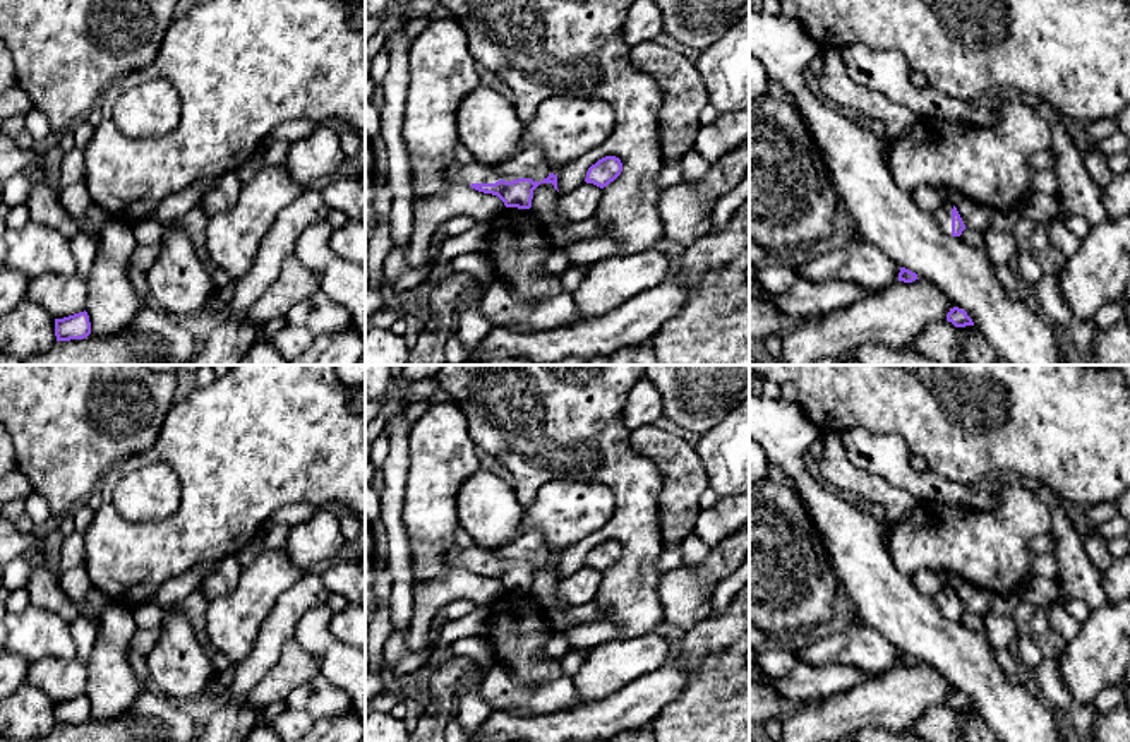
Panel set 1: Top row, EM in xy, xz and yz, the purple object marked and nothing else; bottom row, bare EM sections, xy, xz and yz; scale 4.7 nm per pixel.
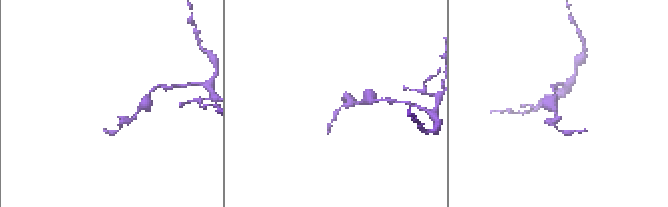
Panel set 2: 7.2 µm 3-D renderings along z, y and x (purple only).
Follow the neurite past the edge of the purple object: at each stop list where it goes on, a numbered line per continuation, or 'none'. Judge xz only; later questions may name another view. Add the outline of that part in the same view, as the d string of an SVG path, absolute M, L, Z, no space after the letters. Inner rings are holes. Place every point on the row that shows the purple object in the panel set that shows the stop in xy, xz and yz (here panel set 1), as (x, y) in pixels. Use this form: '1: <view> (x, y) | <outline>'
1: xz (470, 173) | M453 163L448 168L446 173L449 183L496 183L499 182L499 175L496 173L494 168L478 165L478 163L470 163L470 165L460 165L460 163Z

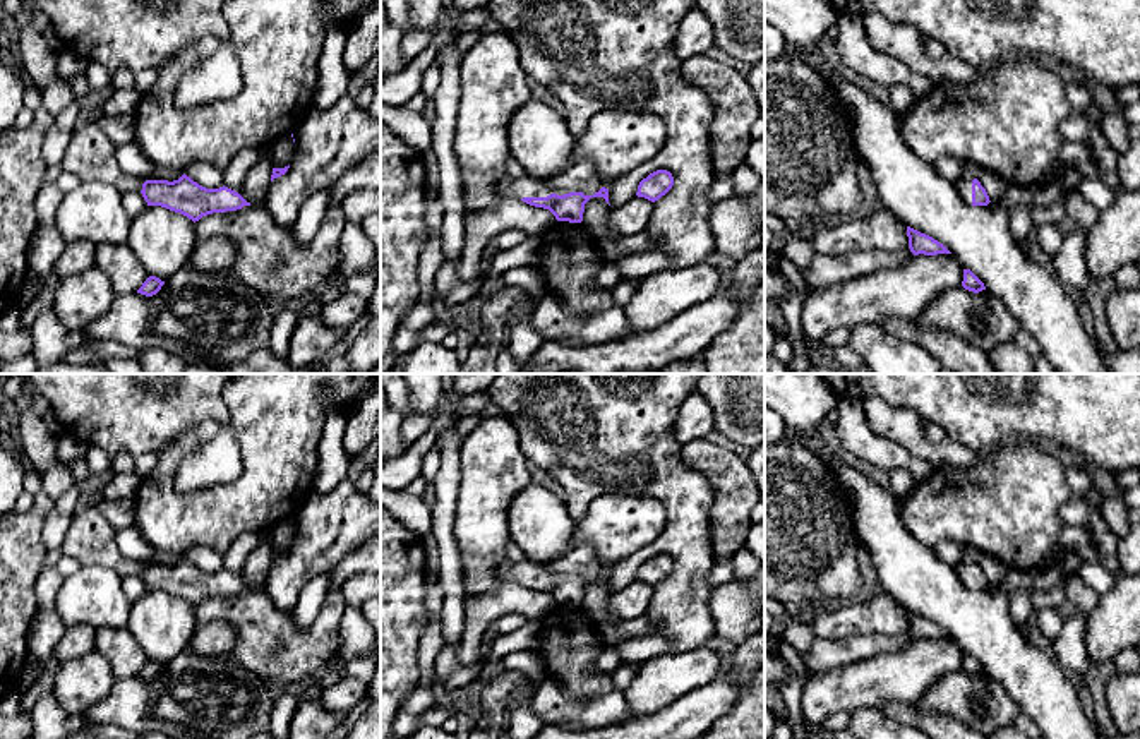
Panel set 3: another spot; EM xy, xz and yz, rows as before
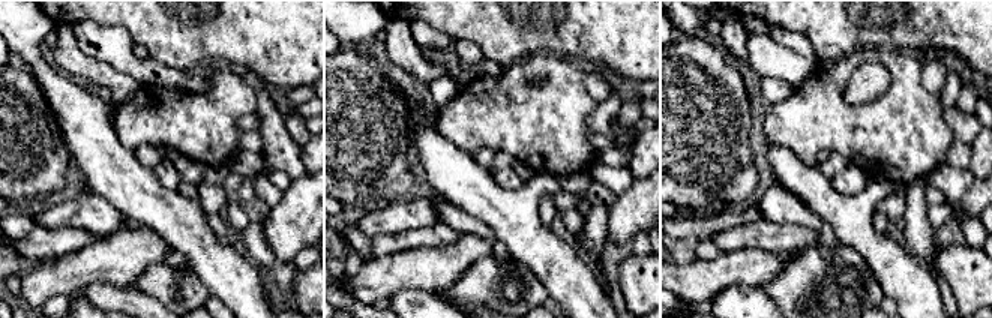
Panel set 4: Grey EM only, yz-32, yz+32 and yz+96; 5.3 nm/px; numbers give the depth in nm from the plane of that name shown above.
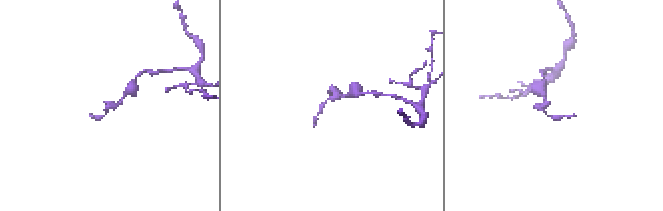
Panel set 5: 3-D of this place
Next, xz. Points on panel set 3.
1: xz (522, 187) | M504 177L499 182L497 187L501 197L547 197L550 195L550 189L547 187L545 182L530 178L530 177L521 177L521 178L511 178L511 177Z

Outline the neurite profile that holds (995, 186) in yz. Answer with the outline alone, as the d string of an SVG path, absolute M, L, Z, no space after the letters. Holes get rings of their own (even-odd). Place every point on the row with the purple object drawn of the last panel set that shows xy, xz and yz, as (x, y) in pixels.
M981 170L977 180L986 189L991 202L999 201L1008 189L1008 183L1003 178L993 175L987 170Z

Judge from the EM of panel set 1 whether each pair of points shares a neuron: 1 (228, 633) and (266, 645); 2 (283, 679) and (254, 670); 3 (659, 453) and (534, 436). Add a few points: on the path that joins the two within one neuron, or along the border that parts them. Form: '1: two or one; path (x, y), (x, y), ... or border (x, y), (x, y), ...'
1: two; border (273, 605), (259, 629), (254, 648), (237, 662)
2: two; border (288, 641), (251, 691), (259, 713)
3: two; border (630, 432), (630, 446), (654, 463), (661, 478)

